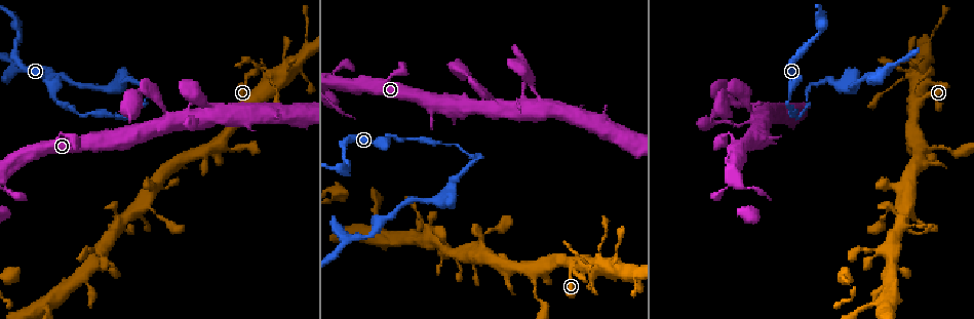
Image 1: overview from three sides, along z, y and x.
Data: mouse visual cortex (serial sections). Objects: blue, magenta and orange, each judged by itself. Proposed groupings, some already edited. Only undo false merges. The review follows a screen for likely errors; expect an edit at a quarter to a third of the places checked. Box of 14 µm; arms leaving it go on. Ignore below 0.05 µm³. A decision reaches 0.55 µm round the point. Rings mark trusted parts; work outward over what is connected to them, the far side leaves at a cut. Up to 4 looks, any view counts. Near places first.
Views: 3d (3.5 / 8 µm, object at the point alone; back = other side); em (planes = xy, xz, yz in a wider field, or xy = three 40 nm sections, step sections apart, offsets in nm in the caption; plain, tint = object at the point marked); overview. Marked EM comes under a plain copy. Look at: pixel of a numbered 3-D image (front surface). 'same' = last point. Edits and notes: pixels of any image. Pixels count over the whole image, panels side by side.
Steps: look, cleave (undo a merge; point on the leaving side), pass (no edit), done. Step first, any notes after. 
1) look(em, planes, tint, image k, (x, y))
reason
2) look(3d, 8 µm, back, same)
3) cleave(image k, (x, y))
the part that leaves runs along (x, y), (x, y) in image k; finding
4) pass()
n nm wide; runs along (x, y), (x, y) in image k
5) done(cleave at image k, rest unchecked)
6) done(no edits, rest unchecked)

look(3d, 3.5 µm, image 1, (282, 78))
abrupt turn

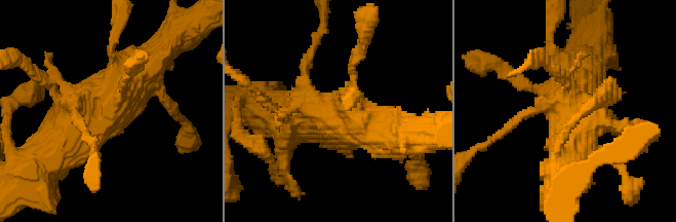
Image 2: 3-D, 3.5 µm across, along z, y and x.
look(em, xy, step 3, tint, image 2, (330, 116))

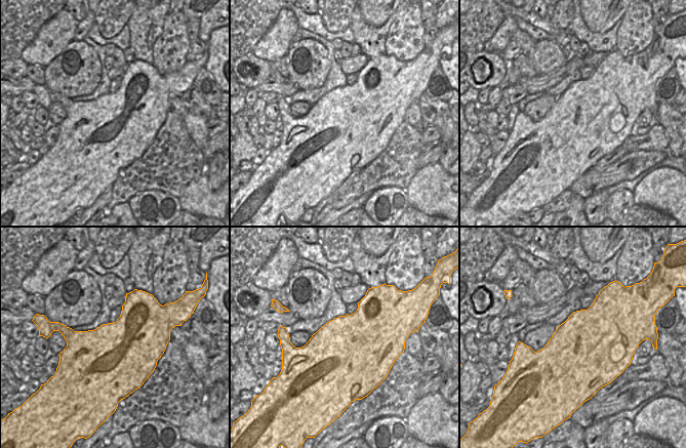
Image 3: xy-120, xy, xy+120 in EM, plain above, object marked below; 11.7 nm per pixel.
pass()
runs along (30, 170), (55, 151), (133, 75) in image 2; continuous, no second cell

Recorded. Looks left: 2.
look(3d, 8 µm, image 1, (923, 147))
looks like a crossing

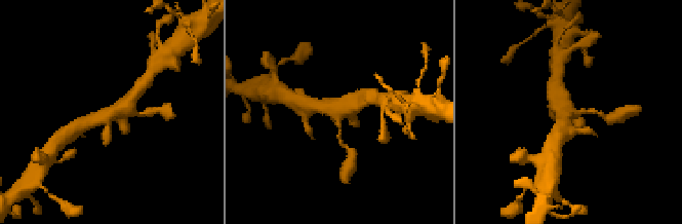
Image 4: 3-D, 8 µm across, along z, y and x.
look(em, xy, step 5, tint, image 4, (337, 111))
shape alone is not enough

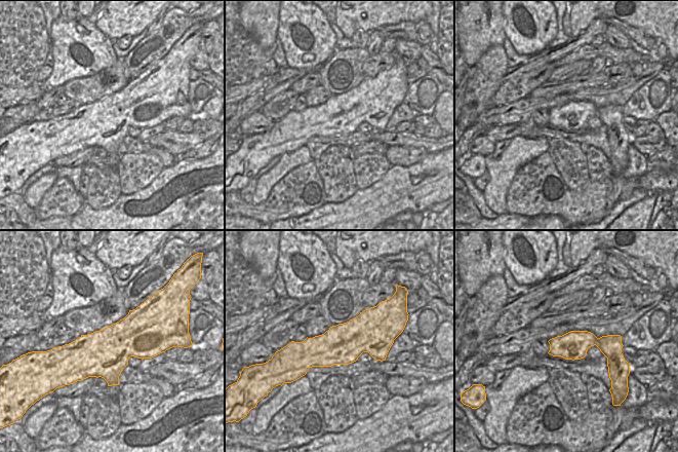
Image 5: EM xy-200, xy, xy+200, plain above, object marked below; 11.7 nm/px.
pass()
runs along (135, 92), (123, 109), (88, 121) in image 4; all the same cell

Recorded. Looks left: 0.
done(no edits, rest unchecked)

